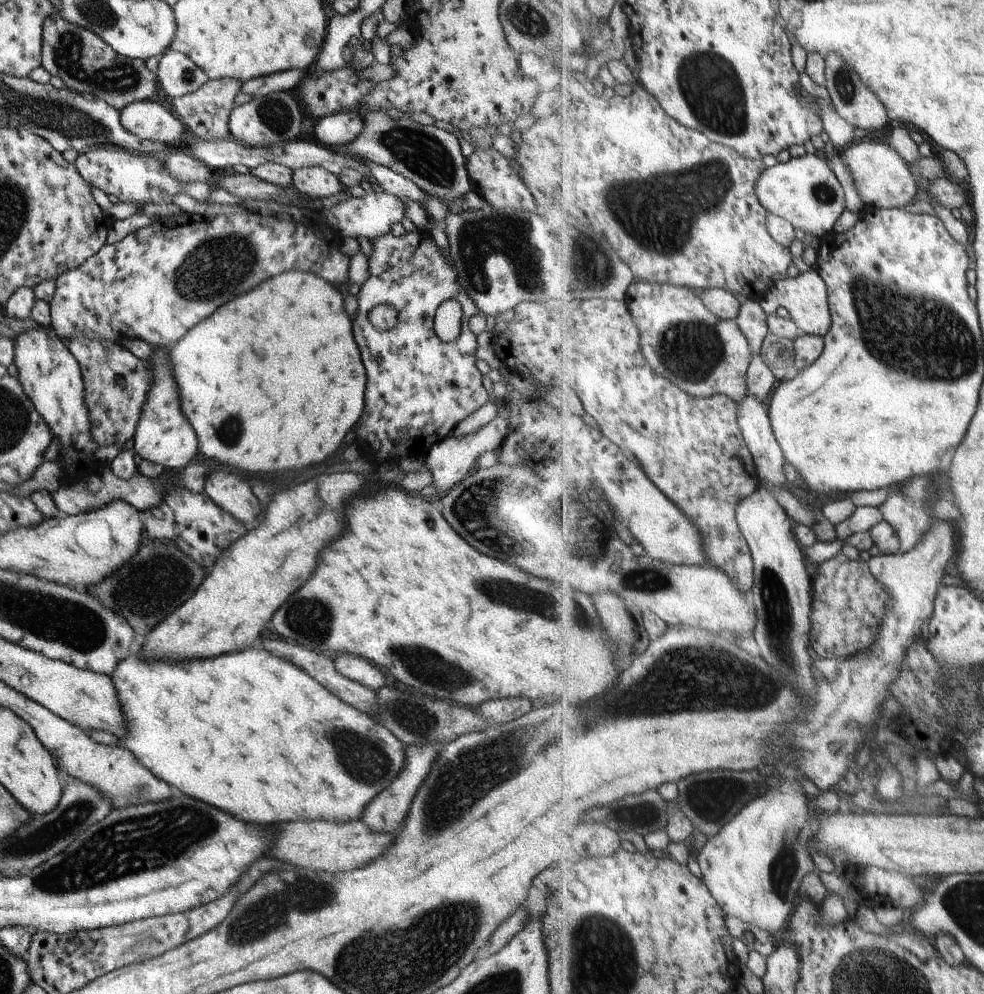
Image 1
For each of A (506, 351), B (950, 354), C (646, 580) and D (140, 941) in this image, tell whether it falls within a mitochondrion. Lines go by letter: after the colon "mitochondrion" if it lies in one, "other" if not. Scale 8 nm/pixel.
A: other
B: mitochondrion
C: mitochondrion
D: mitochondrion

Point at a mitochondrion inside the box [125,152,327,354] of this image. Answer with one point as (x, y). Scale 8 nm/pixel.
(222, 264)

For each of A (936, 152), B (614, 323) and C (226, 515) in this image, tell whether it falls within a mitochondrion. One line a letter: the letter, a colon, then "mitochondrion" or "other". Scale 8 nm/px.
A: other
B: other
C: other

